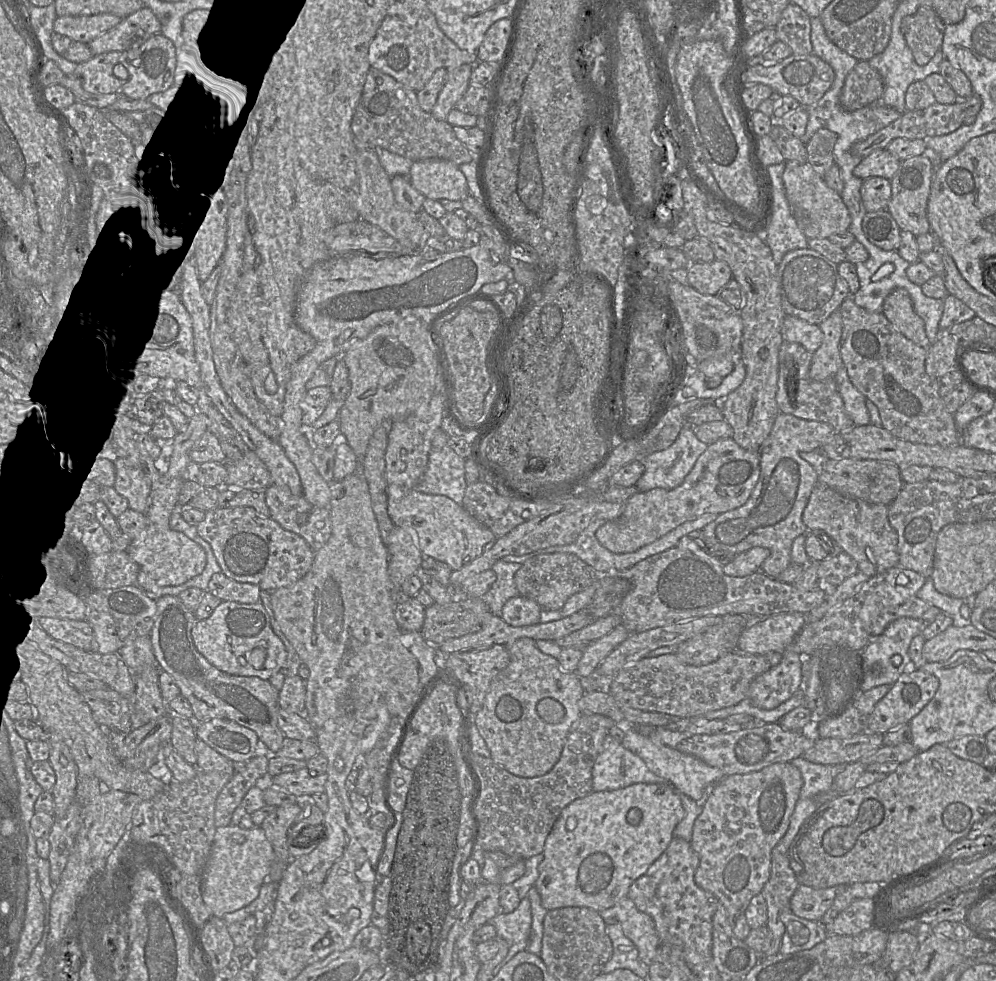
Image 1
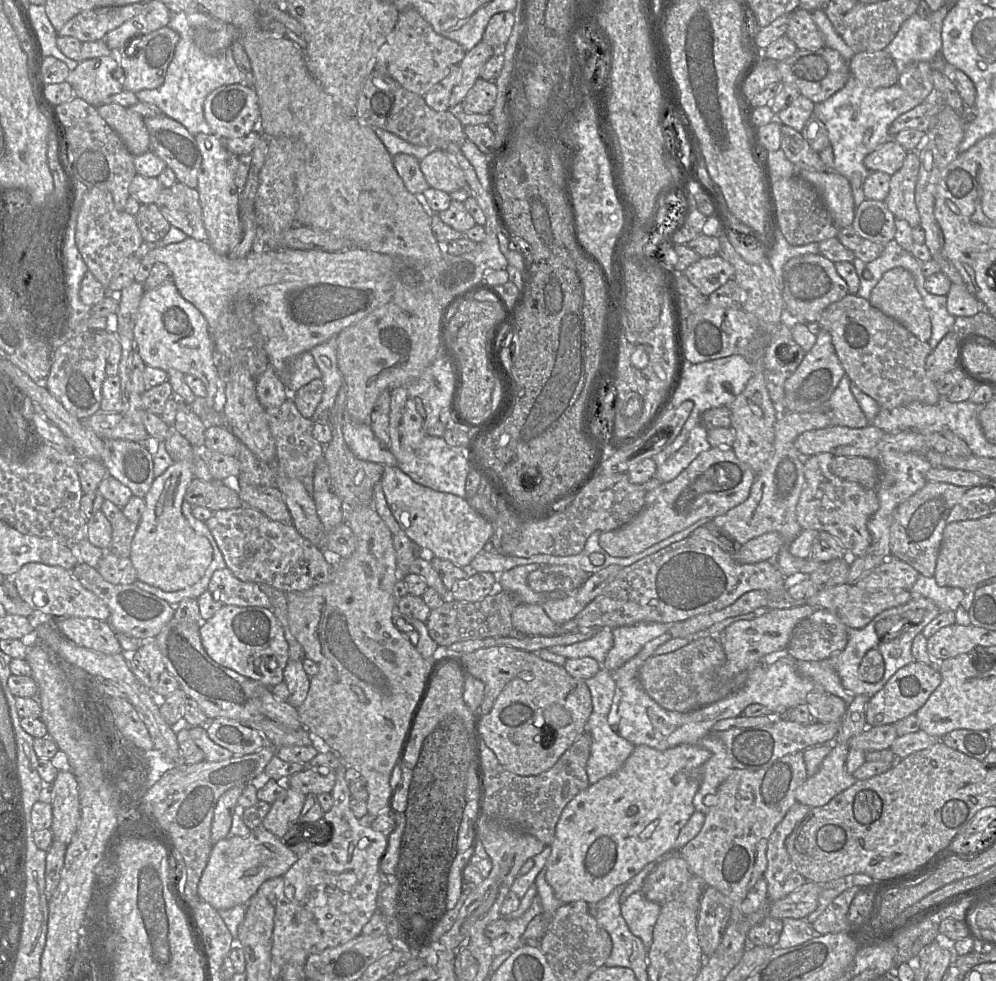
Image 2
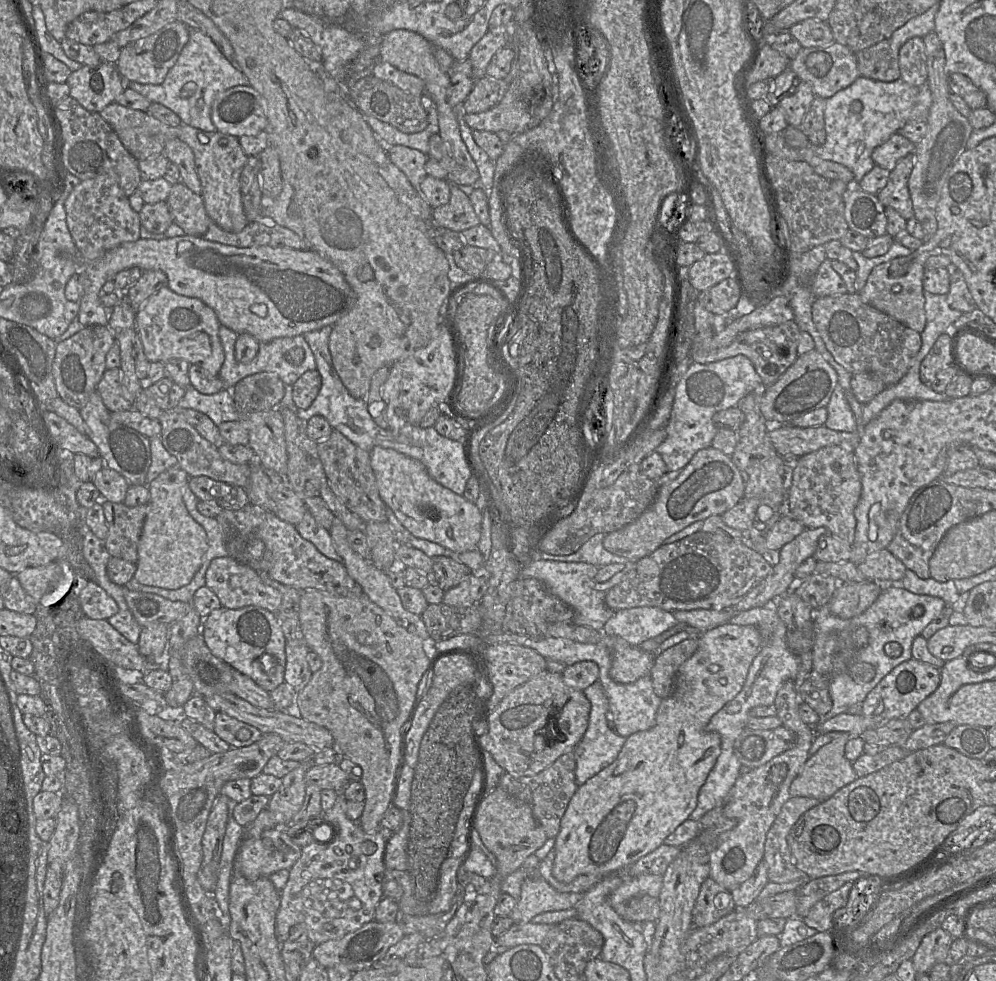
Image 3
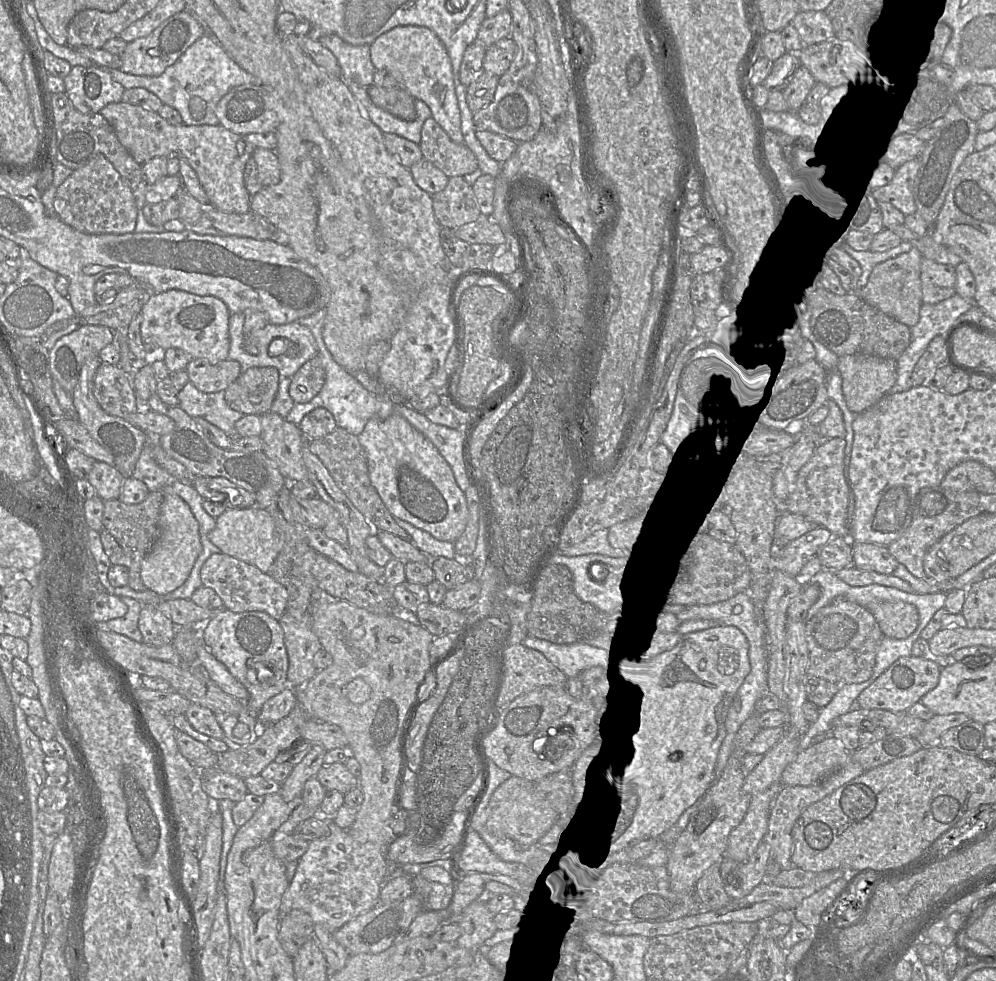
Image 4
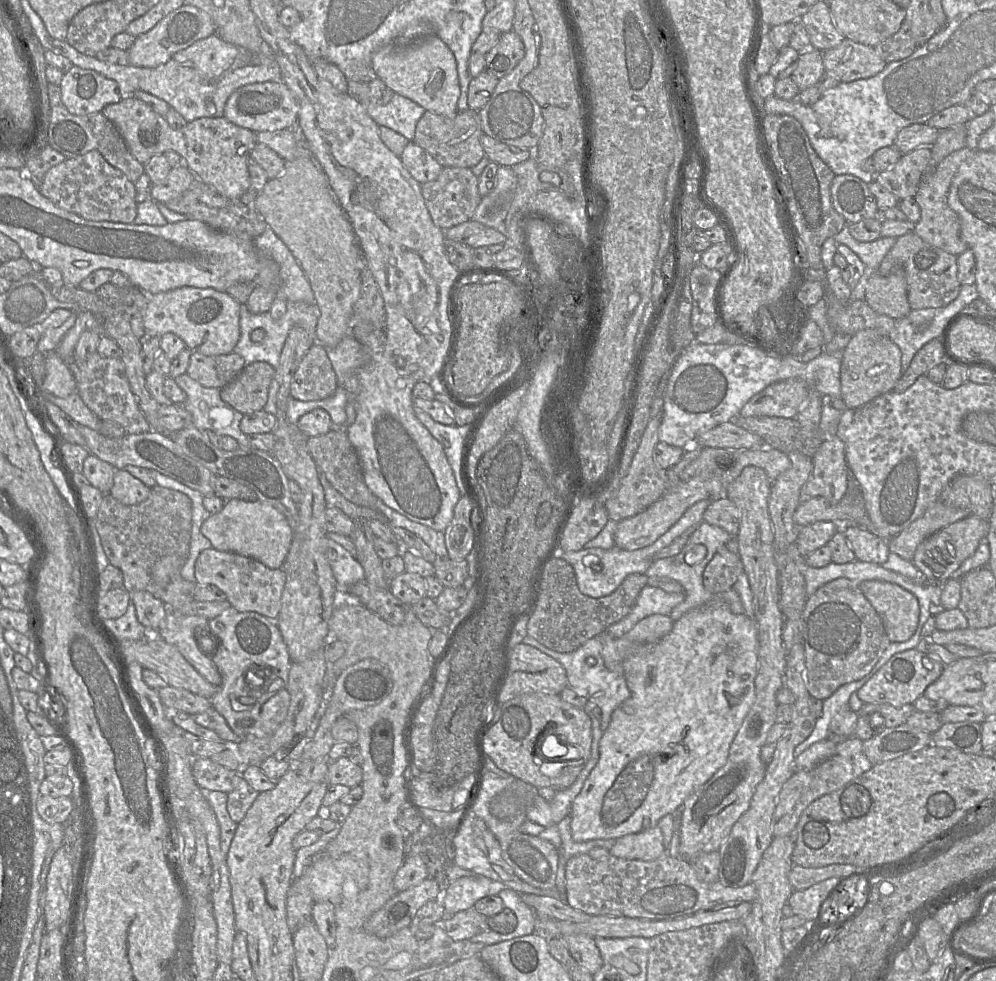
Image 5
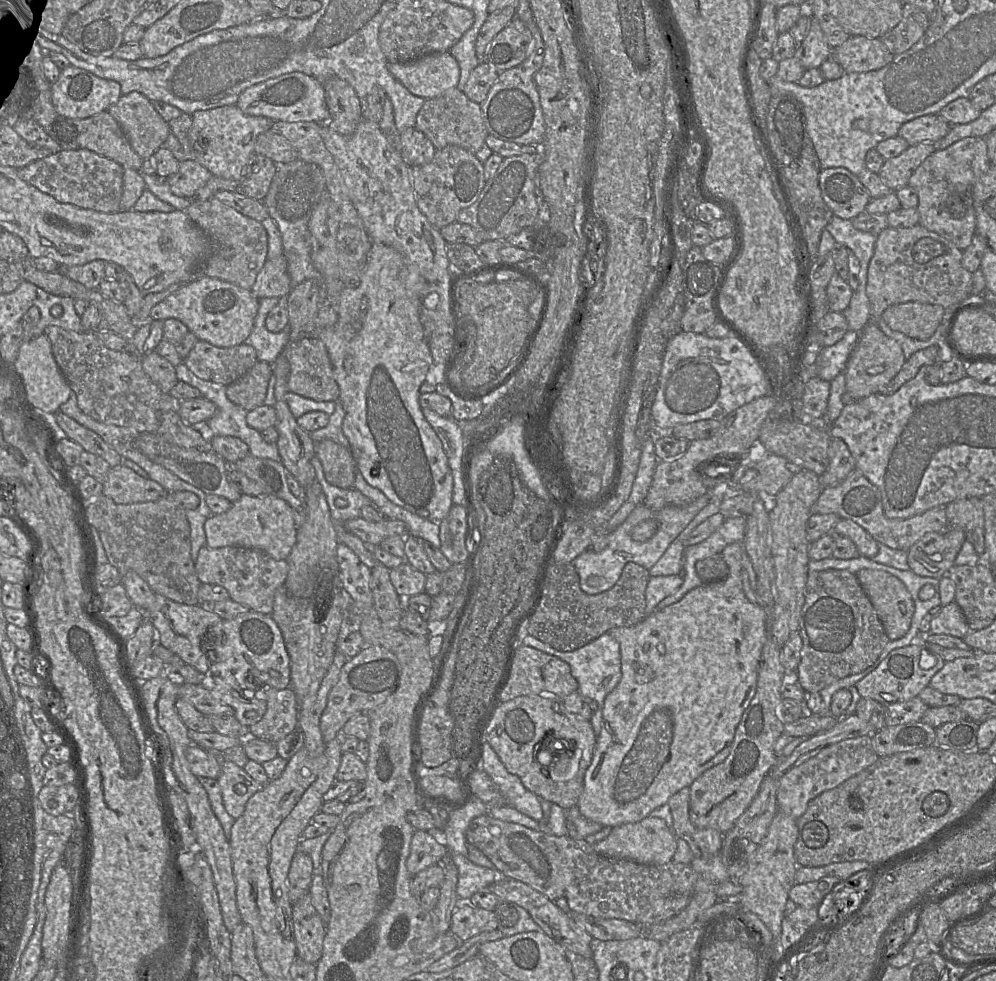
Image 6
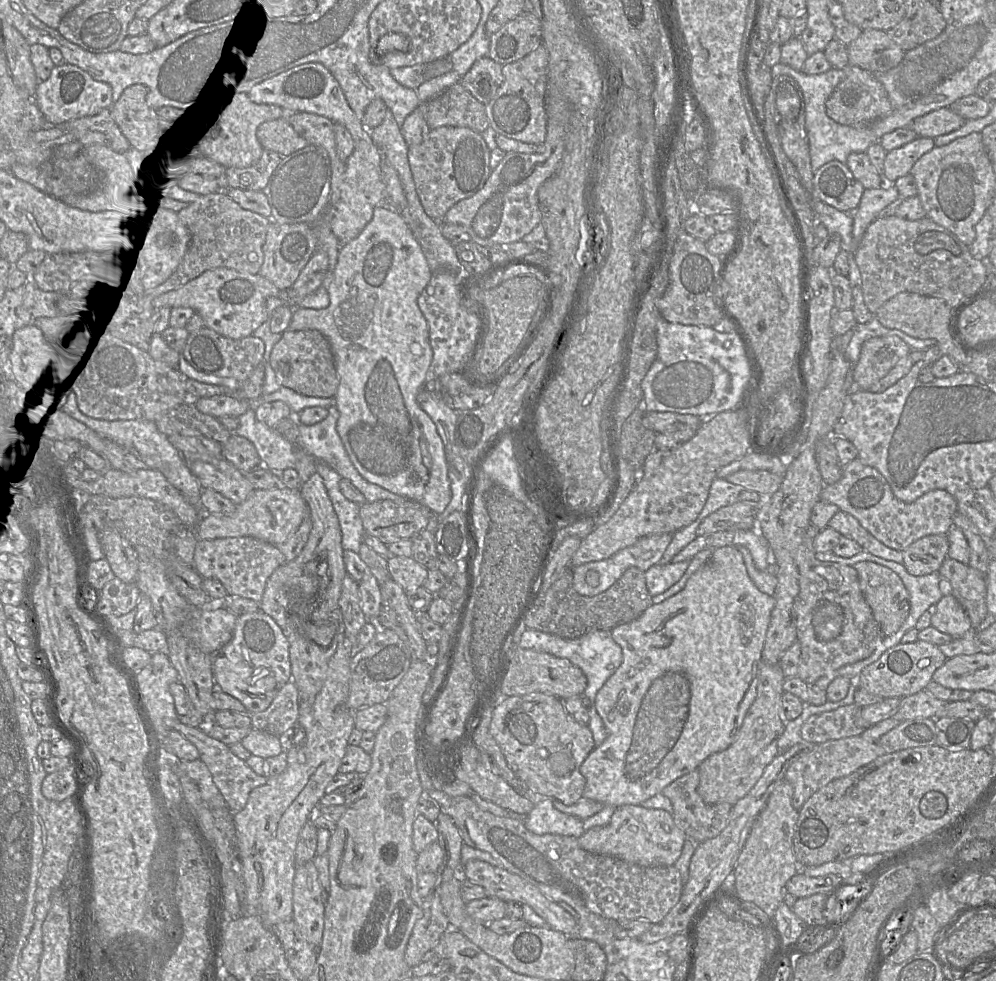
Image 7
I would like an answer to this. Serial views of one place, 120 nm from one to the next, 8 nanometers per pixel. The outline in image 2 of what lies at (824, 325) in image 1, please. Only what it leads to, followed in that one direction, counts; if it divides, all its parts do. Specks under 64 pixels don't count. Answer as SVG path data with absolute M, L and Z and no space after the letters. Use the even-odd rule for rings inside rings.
M818 327L814 346L805 354L798 368L785 382L783 410L790 413L803 413L819 409L830 399L845 374L830 333Z

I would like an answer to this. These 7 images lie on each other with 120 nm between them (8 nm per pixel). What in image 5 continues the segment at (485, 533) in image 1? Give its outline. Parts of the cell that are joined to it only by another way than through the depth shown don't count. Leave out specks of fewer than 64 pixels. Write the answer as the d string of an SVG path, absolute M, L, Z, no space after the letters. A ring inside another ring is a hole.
M352 315L350 333L367 348L371 357L371 361L358 373L358 393L356 396L351 396L356 408L356 418L347 428L348 438L361 465L364 482L369 490L388 507L409 520L435 531L444 532L453 518L455 505L461 496L442 445L416 416L412 390L419 381L423 381L424 372L417 364L406 364L399 368L394 364L393 359L386 357L386 322L384 329L381 325L371 322L356 322Z

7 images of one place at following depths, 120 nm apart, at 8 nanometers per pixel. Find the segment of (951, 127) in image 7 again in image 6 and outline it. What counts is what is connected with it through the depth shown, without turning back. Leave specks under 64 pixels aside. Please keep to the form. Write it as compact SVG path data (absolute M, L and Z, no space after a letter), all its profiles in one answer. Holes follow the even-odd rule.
M939 114L920 116L904 123L898 136L910 146L919 143L937 143L950 131L952 125Z

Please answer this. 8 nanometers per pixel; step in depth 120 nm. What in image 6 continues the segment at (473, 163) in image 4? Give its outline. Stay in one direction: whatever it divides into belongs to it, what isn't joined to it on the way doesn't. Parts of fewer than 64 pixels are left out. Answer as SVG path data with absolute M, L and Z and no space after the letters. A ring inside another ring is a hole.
M457 87L447 90L440 96L425 100L417 114L415 128L431 141L436 150L447 146L458 146L476 153L485 143L488 135L480 103L471 101Z

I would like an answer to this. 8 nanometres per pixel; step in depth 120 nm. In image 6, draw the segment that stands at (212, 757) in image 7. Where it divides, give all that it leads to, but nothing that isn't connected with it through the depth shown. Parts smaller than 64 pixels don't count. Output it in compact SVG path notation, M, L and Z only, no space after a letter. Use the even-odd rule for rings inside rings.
M205 749L214 754L221 767L217 782L221 789L223 805L227 813L233 818L239 818L249 798L261 791L264 785L255 781L243 768L223 758L223 752L215 749Z

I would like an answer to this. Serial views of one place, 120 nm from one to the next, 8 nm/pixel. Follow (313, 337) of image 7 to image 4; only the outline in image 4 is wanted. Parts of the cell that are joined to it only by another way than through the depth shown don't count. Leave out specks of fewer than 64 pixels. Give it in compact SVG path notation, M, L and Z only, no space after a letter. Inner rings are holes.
M318 355L304 363L291 378L289 395L295 403L307 403L323 388L326 372Z

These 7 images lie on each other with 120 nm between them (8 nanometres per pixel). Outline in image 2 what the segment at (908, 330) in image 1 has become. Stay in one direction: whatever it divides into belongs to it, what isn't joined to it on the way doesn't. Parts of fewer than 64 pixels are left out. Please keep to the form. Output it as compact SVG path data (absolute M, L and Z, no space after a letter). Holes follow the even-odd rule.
M896 267L885 272L872 289L868 300L872 306L893 318L923 342L931 337L931 321L913 275L905 268Z

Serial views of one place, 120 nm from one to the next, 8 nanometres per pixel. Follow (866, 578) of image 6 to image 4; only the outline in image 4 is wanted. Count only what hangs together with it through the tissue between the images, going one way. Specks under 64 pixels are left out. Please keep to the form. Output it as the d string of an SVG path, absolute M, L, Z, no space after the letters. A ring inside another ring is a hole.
M903 601L877 602L868 605L884 637L906 639L919 624L917 608Z

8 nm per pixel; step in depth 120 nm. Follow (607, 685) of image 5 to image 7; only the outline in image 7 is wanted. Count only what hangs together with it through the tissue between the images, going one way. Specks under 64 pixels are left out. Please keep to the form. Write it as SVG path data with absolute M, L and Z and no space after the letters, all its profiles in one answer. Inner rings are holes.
M527 629L521 637L519 648L532 649L538 652L545 652L556 657L565 658L579 667L587 678L587 687L583 696L590 699L589 707L590 720L588 726L592 732L595 747L600 746L607 737L606 728L596 708L596 696L605 682L615 673L623 661L621 647L612 638L611 631L599 630L588 633L575 640L565 640L559 636L541 632L534 629Z

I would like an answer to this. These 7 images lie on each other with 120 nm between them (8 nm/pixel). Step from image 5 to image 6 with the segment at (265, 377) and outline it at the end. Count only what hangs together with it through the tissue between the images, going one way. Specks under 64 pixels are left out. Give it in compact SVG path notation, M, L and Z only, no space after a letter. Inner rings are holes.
M257 361L242 377L226 387L227 398L247 412L262 406L272 373L272 365Z

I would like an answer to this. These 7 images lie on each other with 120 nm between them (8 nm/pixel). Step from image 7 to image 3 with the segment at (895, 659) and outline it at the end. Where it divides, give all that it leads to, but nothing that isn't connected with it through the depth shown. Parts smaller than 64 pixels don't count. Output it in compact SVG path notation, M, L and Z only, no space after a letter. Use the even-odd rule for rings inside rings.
M911 658L891 670L866 696L862 702L862 715L872 718L877 724L892 719L906 719L917 706L930 696L940 684L940 670L936 667Z

